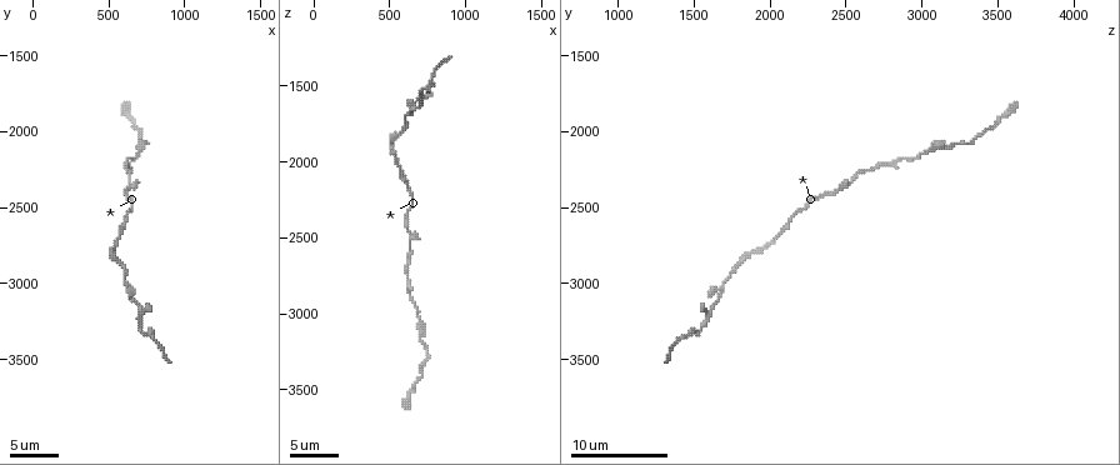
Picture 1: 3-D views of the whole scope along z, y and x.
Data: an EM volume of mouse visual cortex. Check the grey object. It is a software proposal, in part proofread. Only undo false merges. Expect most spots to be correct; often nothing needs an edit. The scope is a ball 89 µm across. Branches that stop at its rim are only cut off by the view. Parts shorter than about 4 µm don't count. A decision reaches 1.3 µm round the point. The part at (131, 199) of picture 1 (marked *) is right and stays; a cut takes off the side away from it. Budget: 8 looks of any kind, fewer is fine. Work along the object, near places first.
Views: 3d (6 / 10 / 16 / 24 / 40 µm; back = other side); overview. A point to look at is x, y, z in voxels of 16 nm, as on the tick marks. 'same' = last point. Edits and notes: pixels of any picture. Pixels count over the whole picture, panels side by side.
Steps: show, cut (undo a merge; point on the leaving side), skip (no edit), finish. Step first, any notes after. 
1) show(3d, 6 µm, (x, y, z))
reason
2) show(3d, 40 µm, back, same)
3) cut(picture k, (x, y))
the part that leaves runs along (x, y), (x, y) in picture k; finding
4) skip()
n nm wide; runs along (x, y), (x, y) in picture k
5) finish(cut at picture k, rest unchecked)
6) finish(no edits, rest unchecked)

show(3d, 6 µm, (700, 3180, 1620))
sudden change in width

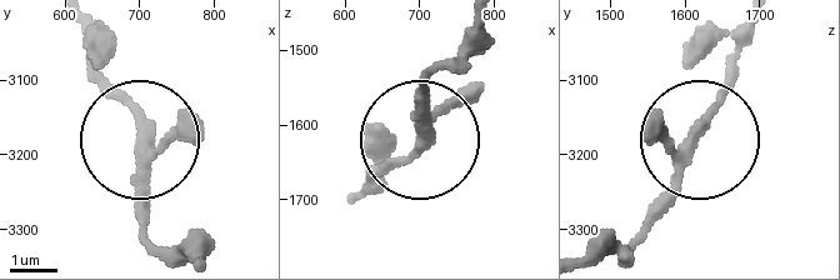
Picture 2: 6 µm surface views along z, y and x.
skip()
3 arms; runs along (360, 193), (415, 149), (419, 78) in picture 2; all the same neuron

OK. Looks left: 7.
show(3d, 10 µm, (580, 2860, 1800))
sudden change in width

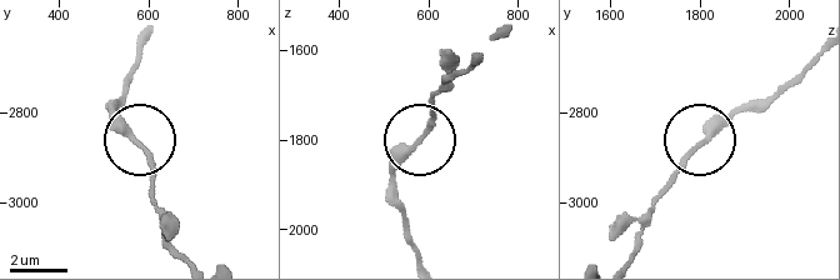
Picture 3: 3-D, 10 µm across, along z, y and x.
skip()
runs along (816, 55), (773, 91), (730, 113), (654, 196) in picture 3; one neuron here

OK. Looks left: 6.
show(3d, 16 µm, (620, 2360, 2480))
sudden change in width

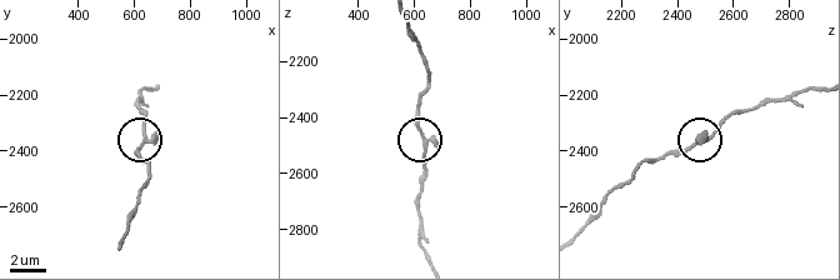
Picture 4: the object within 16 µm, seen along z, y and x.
show(3d, 16 µm, back, (650, 2370, 2470))
other side

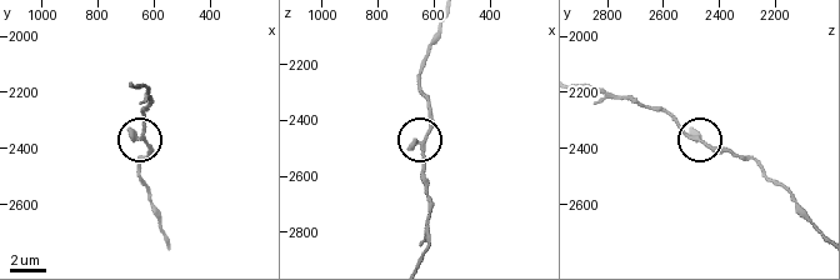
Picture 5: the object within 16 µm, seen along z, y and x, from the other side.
skip()
280 nm wide; runs along (755, 160), (711, 151), (664, 109) in picture 5; one neuron here

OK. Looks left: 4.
show(3d, 6 µm, (700, 2120, 3160))
sudden change in width

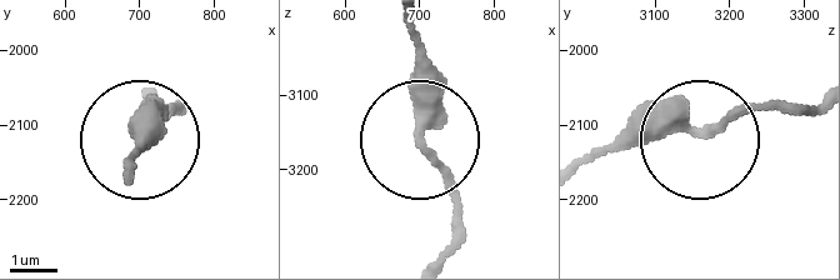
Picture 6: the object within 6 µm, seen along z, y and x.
show(3d, 6 µm, back, (705, 2105, 3160))

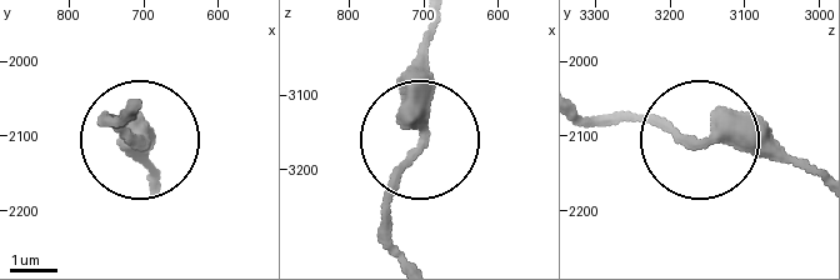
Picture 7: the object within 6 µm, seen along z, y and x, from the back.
skip()
runs along (435, 23), (424, 143), (379, 234) in picture 7; continuous, no second neuron

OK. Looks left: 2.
finish(no edits, rest unchecked)

